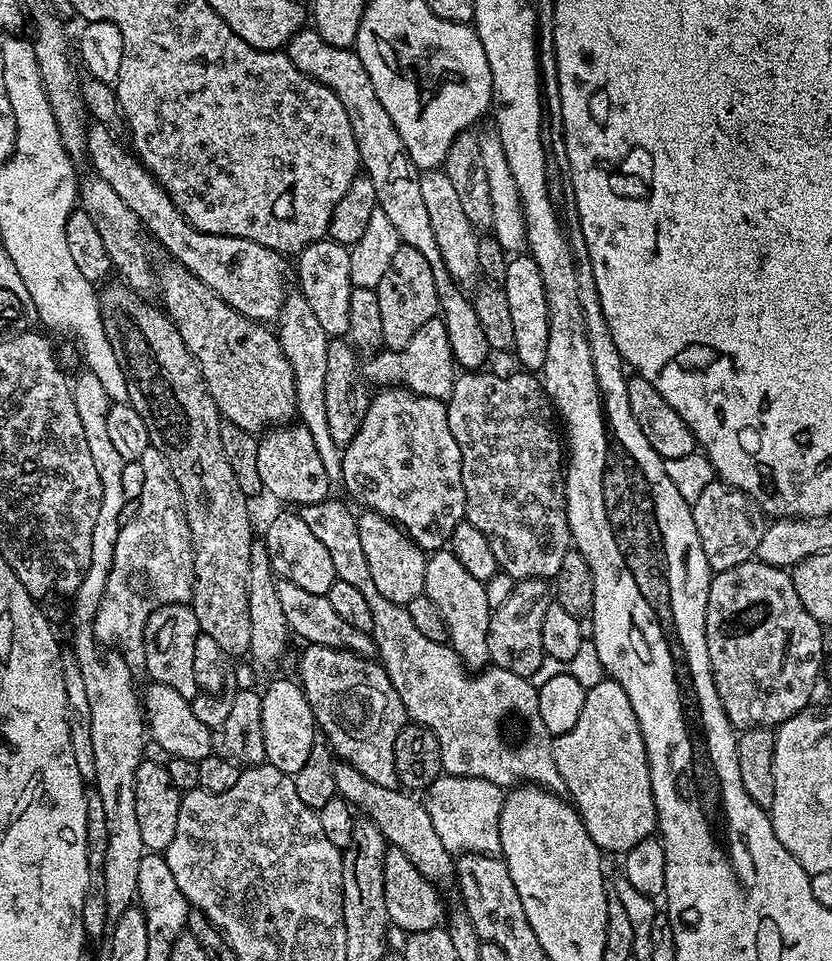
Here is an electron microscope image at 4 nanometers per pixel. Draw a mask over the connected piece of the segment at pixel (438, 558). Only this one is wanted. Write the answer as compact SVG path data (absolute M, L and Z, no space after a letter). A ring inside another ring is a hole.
M437 550L428 556L424 595L438 606L438 614L442 614L446 622L448 643L470 670L483 670L490 664L488 631L494 610L486 598L484 586L485 581L473 578L450 550Z

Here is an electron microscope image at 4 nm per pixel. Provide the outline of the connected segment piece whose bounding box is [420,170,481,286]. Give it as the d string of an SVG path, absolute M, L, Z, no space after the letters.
M428 170L421 175L420 185L422 186L422 199L430 217L430 226L434 229L436 238L436 251L439 252L446 270L451 274L452 279L461 286L468 286L475 276L481 275L478 252L481 237L478 228L472 224L470 218L462 210L457 191L453 183L443 170Z

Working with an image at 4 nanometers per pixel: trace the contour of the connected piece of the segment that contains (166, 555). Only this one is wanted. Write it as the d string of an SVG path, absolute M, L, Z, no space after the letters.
M151 446L142 450L139 461L142 471L146 473L142 494L135 505L137 508L132 520L125 519L120 525L118 542L114 542L114 558L106 594L92 624L97 641L101 645L110 644L114 647L111 649L123 656L133 670L143 669L144 666L144 631L150 614L167 604L188 604L192 599L194 586L194 554L190 526L186 522L178 482L174 482L174 474L170 471L170 462L166 462L166 454L162 454L162 450Z

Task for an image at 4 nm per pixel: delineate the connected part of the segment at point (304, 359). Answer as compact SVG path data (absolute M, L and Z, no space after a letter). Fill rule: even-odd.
M299 290L293 291L284 299L278 317L279 324L280 345L294 370L296 416L312 435L318 455L322 457L322 463L326 468L326 474L332 482L339 481L342 449L336 445L330 435L330 425L326 419L326 350L330 338L326 330L322 330L314 310L310 310L310 302Z

